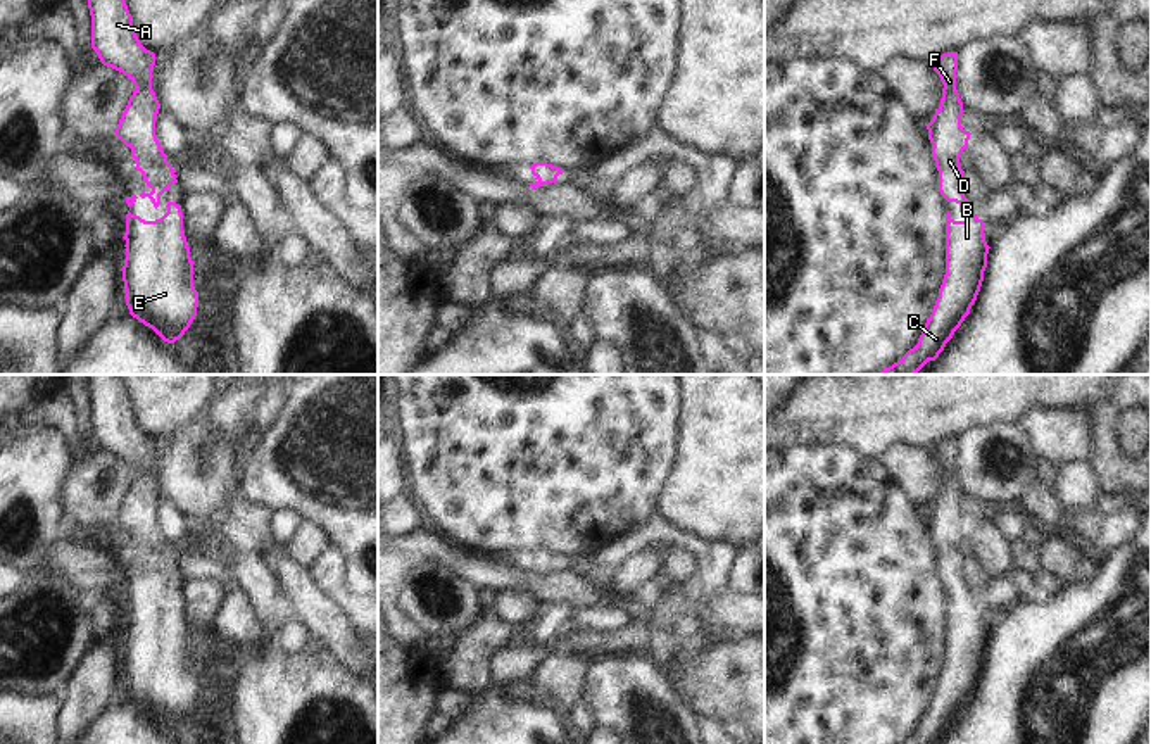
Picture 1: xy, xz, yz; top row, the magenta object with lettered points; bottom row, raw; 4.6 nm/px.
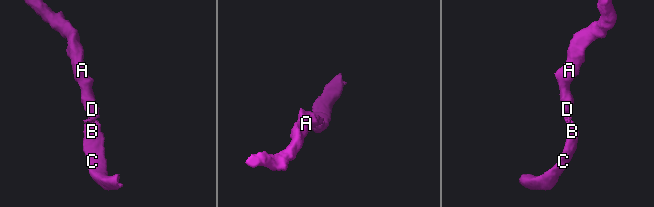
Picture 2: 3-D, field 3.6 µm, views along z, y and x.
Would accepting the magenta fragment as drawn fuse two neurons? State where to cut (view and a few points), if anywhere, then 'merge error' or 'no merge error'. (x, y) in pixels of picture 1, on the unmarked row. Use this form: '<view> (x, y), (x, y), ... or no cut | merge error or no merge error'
no cut | no merge error

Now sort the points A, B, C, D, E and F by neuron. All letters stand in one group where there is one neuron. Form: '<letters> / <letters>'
A B C D E F

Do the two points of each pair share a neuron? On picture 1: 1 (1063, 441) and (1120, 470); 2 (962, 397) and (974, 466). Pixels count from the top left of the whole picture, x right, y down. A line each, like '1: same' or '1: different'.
1: different
2: different

